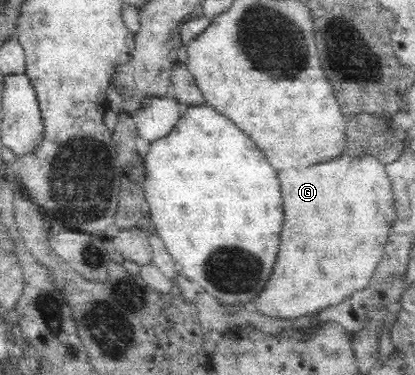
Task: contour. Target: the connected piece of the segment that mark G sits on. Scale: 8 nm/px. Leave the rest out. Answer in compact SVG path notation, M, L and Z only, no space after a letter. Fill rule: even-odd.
M345 147L346 151L342 151L338 157L326 159L318 165L308 165L304 169L282 169L278 171L278 179L282 185L282 195L284 195L284 229L282 229L282 243L280 243L280 253L278 253L278 261L274 267L274 273L266 285L266 291L256 298L259 311L262 314L272 318L296 318L305 314L310 314L321 310L328 305L334 305L346 298L350 293L365 289L378 271L378 265L382 261L382 255L385 255L385 243L387 242L389 233L397 218L397 211L394 205L394 188L393 181L386 169L383 161L380 161L371 151L350 151L349 147Z

